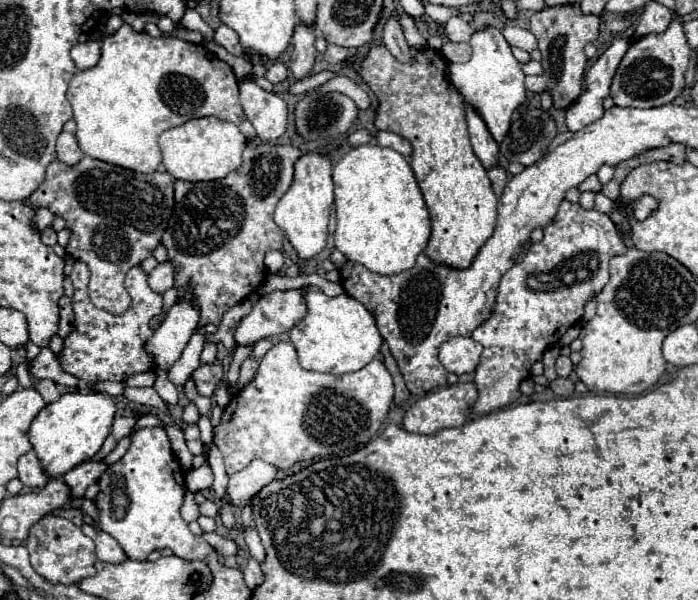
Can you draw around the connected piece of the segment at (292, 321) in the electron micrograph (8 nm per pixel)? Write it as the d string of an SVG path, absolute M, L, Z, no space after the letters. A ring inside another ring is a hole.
M289 289L289 291L273 291L263 295L253 311L241 319L235 341L237 345L255 345L259 339L281 335L295 327L305 315L305 289Z

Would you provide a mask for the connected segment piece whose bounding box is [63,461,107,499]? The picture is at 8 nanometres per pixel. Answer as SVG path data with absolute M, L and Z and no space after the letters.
M85 461L85 463L73 467L71 471L67 471L63 475L63 481L69 487L71 499L81 499L85 495L85 489L101 477L105 467L107 465L103 461Z

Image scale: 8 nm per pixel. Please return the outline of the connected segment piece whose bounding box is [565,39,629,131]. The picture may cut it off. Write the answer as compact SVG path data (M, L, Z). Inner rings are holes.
M617 39L611 47L587 69L583 93L565 109L565 123L571 131L579 131L585 125L603 117L603 101L609 97L609 85L619 67L623 55L629 49L627 39Z

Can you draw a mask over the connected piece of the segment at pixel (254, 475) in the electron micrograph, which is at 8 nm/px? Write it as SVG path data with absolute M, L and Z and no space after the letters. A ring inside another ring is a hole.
M253 461L241 473L229 477L227 499L231 505L245 507L265 485L269 485L277 475L277 469L265 461Z

